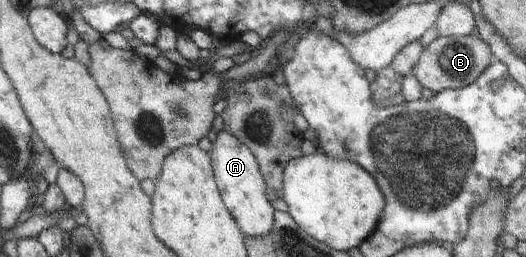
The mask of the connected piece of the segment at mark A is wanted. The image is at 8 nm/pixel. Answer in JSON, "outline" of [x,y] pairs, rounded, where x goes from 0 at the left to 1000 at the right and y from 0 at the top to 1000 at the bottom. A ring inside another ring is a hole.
{"outline":[[[420,506],[409,549],[403,553],[403,634],[409,704],[416,728],[416,751],[424,767],[424,790],[435,829],[449,848],[451,875],[466,918],[500,918],[517,899],[519,805],[508,763],[508,720],[496,673],[492,630],[485,599],[435,506]]]}

